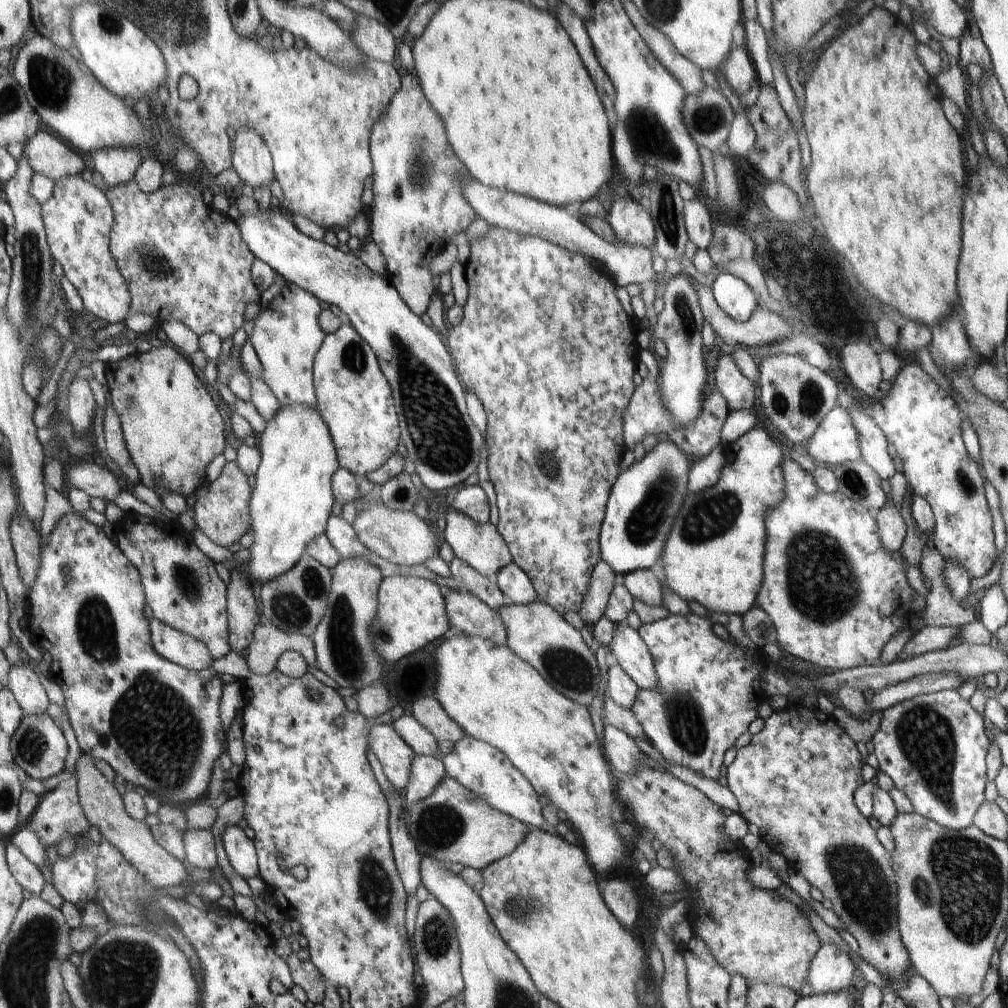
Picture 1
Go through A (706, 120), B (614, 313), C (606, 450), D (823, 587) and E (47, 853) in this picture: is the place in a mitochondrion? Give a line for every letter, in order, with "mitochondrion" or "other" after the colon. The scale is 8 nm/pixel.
A: mitochondrion
B: other
C: other
D: mitochondrion
E: other

